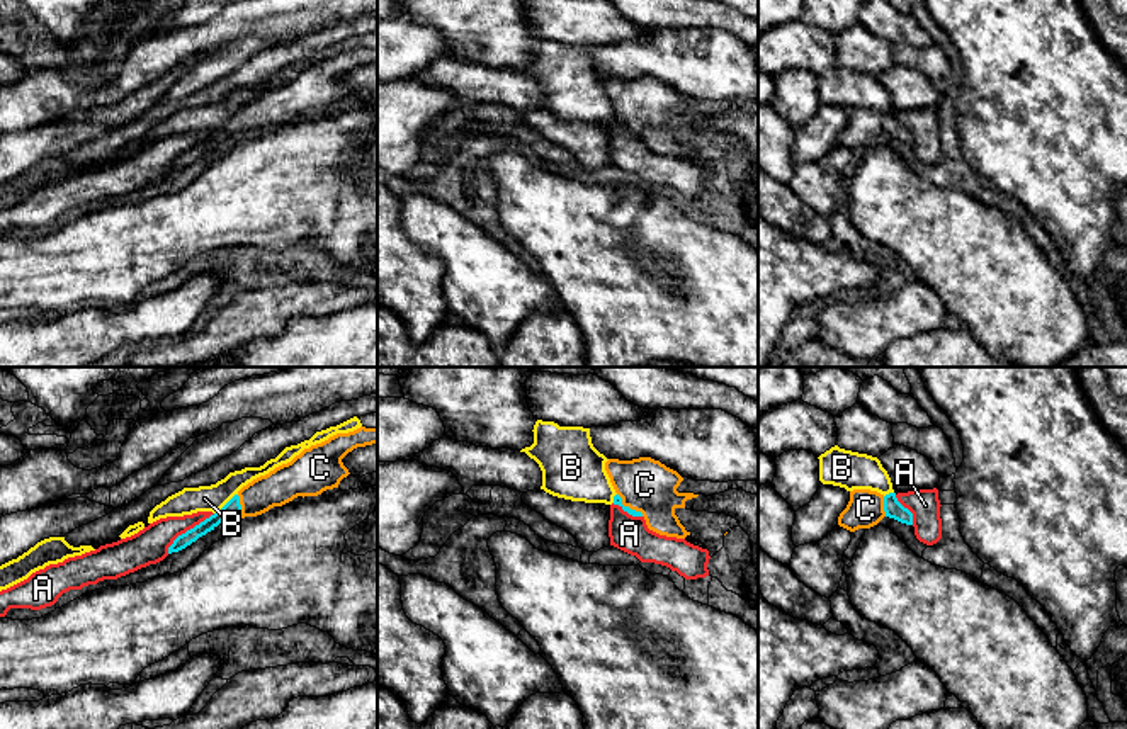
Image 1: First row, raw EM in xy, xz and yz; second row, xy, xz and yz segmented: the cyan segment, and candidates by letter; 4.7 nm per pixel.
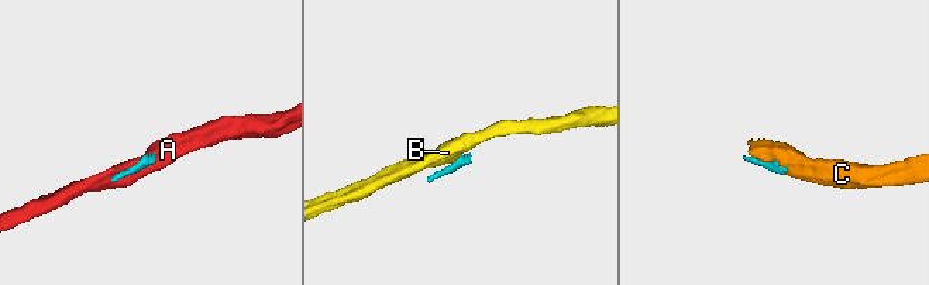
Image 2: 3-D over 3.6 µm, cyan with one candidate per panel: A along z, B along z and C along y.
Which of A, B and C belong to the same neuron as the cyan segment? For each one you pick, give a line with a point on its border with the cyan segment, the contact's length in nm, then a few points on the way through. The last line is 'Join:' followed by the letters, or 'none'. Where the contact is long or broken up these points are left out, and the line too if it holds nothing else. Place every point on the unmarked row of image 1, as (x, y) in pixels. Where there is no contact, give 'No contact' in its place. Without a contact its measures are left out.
C: Touches cyan at xz (628, 126). Shared border 170 nm. Path across: xz (617, 119), (628, 126), (645, 104)
Join: C

